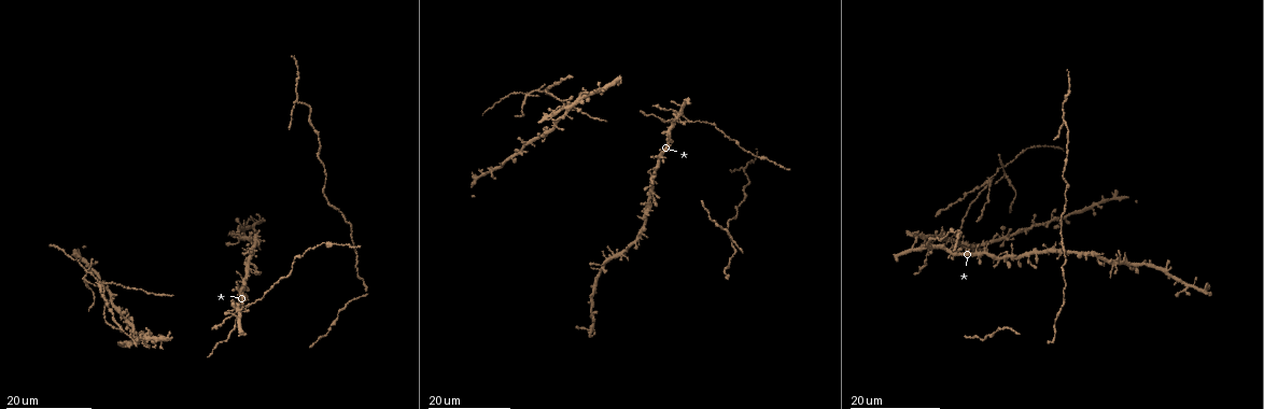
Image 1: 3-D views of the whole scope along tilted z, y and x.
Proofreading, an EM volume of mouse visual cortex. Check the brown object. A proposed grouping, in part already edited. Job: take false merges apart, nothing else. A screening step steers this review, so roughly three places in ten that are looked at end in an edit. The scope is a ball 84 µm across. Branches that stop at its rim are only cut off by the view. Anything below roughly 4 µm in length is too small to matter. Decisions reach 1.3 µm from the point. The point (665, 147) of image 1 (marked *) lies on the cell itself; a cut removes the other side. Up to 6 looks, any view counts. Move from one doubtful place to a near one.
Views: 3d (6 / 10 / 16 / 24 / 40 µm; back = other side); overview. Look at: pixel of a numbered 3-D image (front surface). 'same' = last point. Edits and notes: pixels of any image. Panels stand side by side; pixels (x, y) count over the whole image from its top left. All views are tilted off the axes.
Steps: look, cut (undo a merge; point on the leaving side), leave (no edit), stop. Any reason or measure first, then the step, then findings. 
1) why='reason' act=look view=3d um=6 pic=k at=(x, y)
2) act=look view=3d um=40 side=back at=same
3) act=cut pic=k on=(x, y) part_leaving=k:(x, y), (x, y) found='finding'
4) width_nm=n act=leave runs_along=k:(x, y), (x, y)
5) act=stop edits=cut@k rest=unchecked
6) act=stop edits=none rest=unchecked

why='branch point' act=look view=3d um=16 pic=1 at=(663, 159)

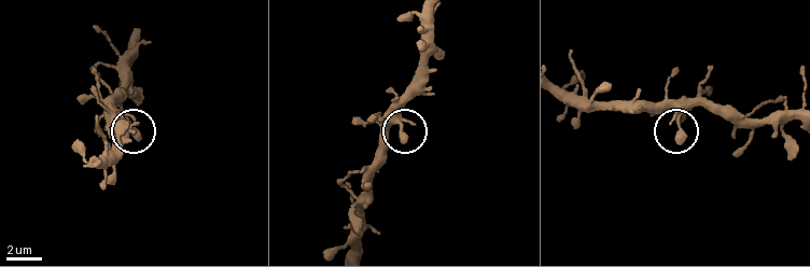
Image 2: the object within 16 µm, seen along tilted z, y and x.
act=look view=3d um=6 pic=2 at=(401, 127)

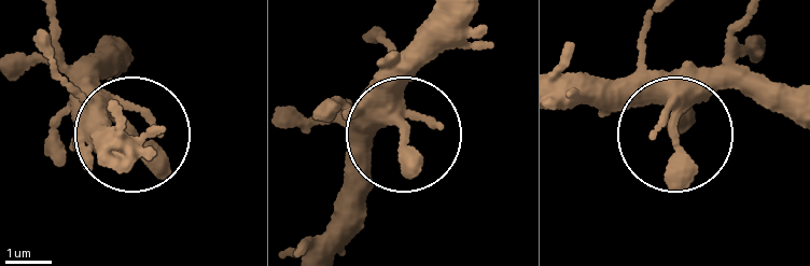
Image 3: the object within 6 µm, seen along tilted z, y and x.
act=leave runs_along=3:(432, 16), (401, 93), (404, 127), (371, 136), (361, 200) found='continuous, no second cell'

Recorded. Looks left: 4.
why='looks like a crossing' act=look view=3d um=24 pic=1 at=(532, 93)

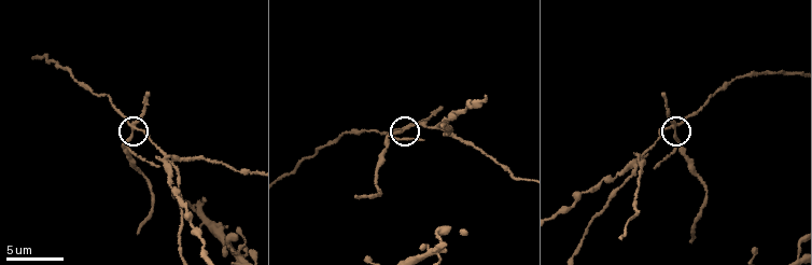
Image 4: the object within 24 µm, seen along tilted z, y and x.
act=look view=3d um=10 pic=4 at=(407, 129)

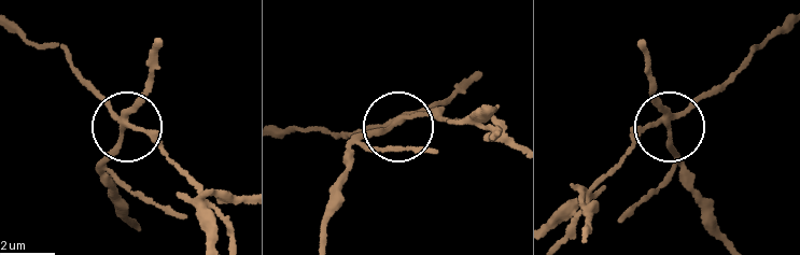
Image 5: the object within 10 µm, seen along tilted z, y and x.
side_arm_um=14 arms=4 act=cut pic=5 on=(141, 93) found='two cells meet here'

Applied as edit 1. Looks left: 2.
why='arms run side by side' act=look view=3d um=6 pic=4 at=(166, 167)

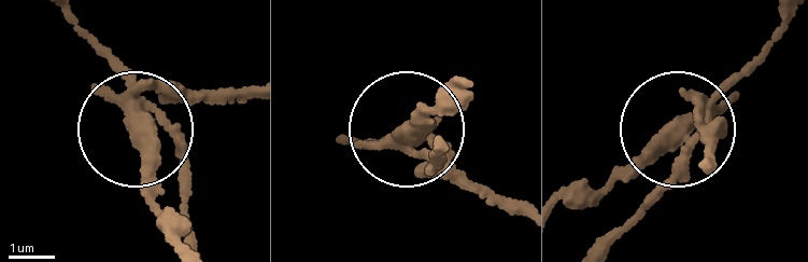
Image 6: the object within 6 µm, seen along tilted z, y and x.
arms=5 act=cut pic=6 on=(142, 157) part_leaving=6:(143, 105), (252, 92) found='a second cell is stuck on'

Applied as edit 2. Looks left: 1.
act=stop edits=cut@5,cut@6 rest=unchecked

